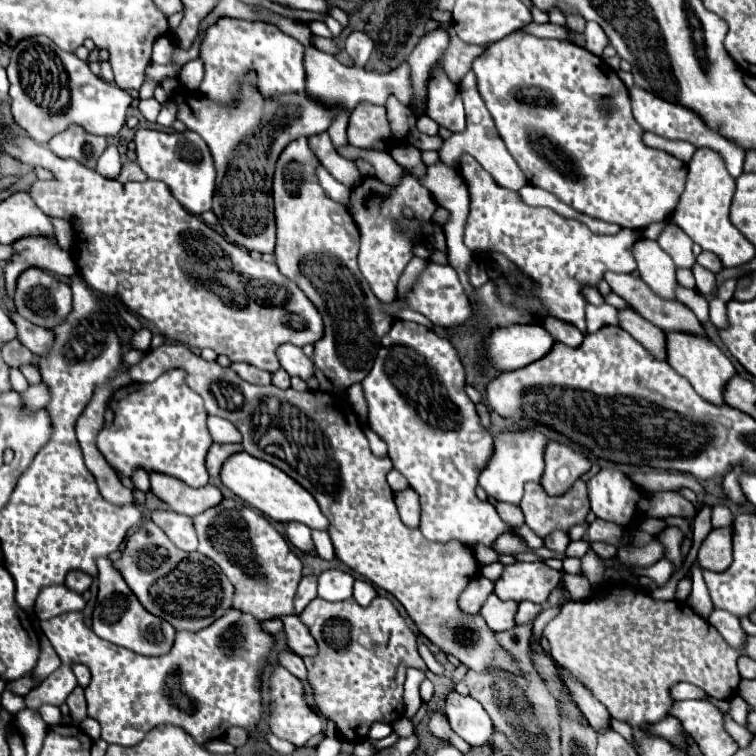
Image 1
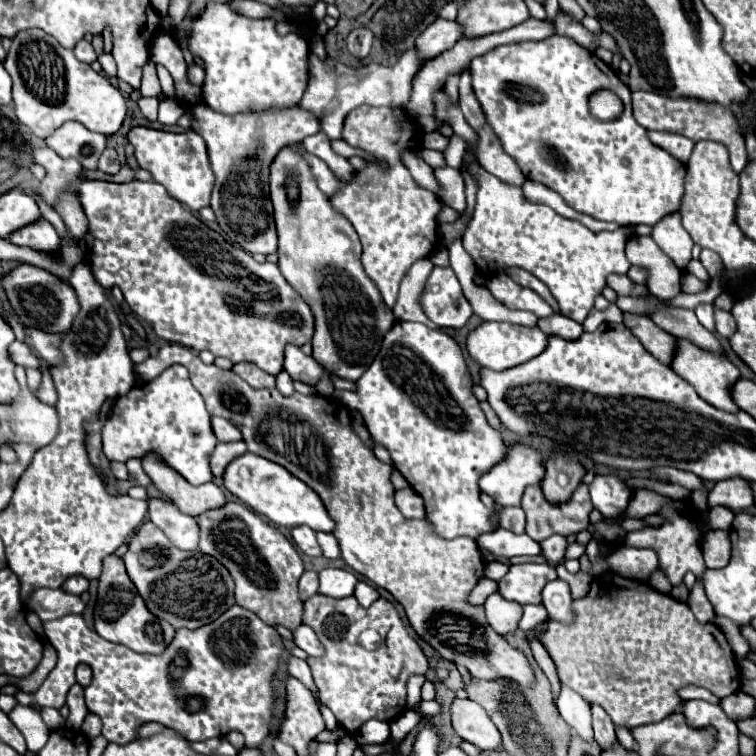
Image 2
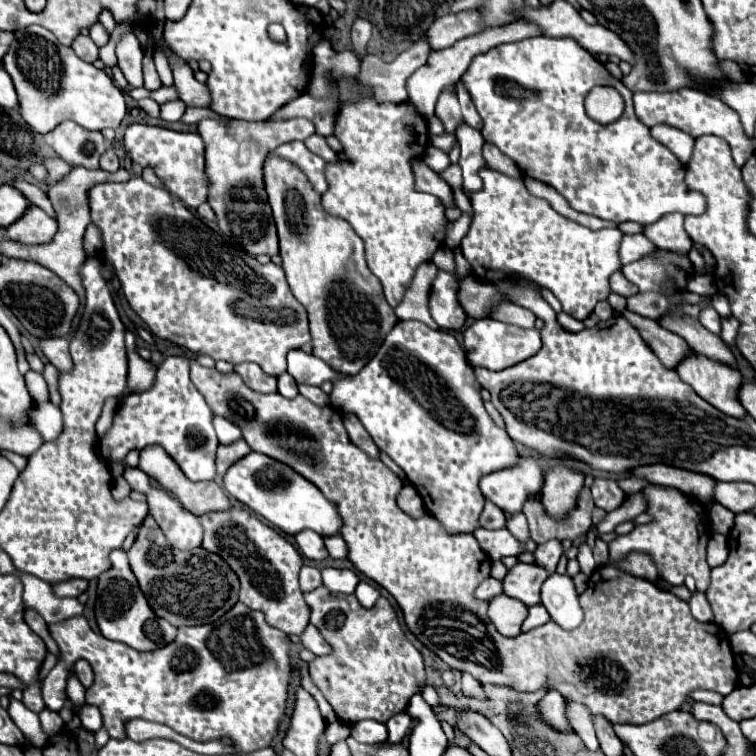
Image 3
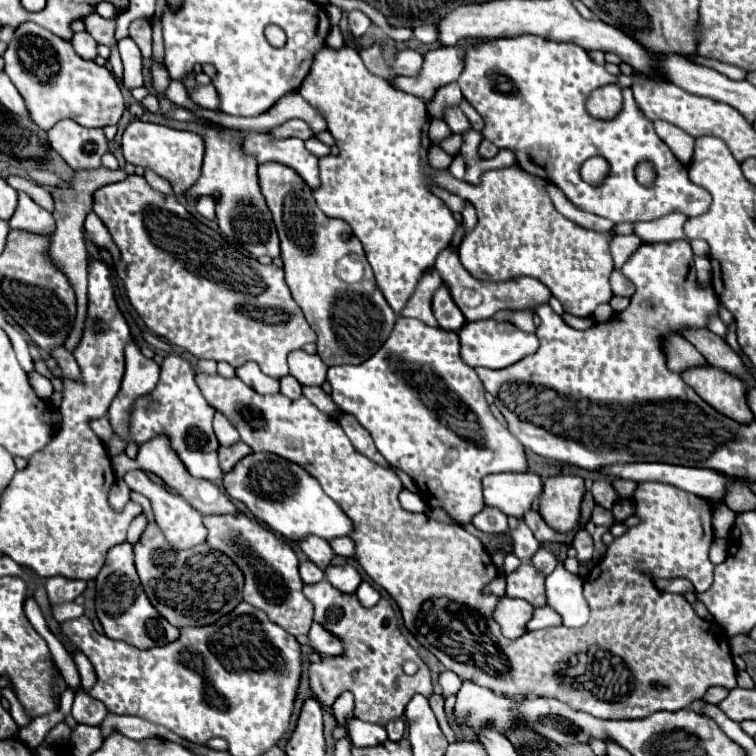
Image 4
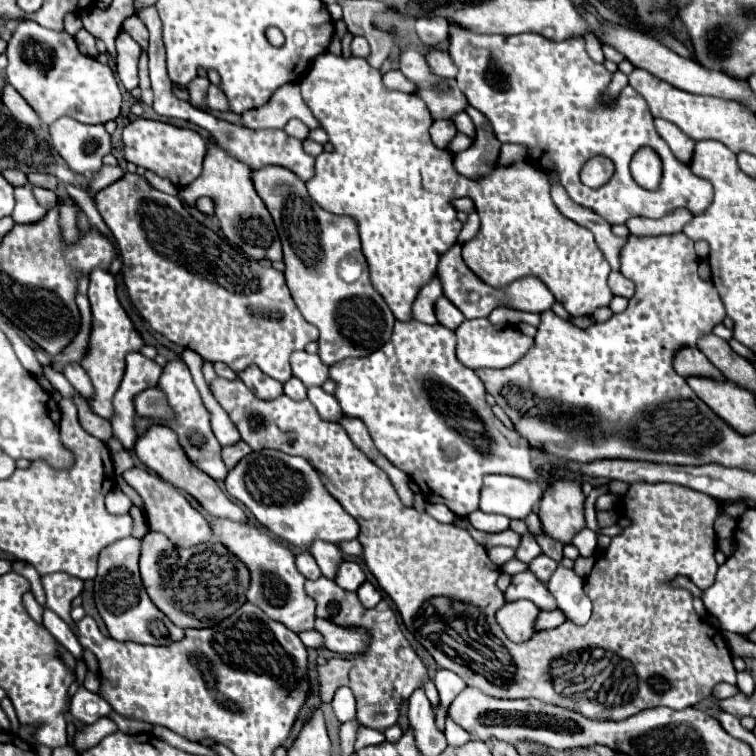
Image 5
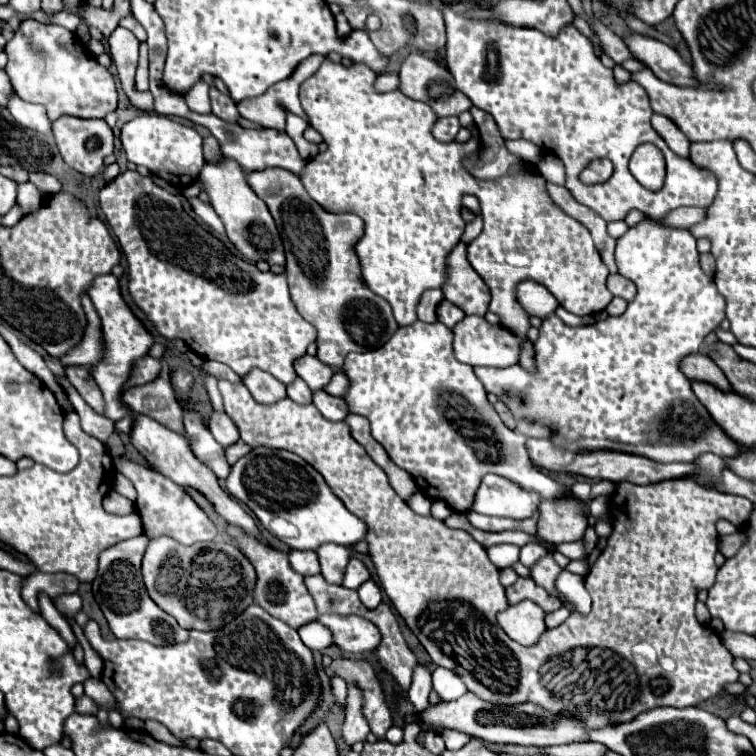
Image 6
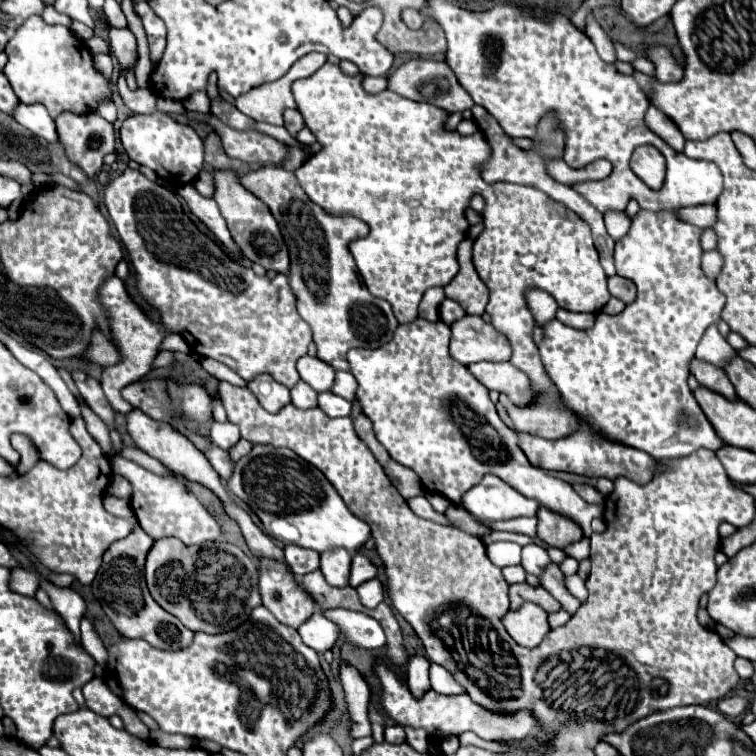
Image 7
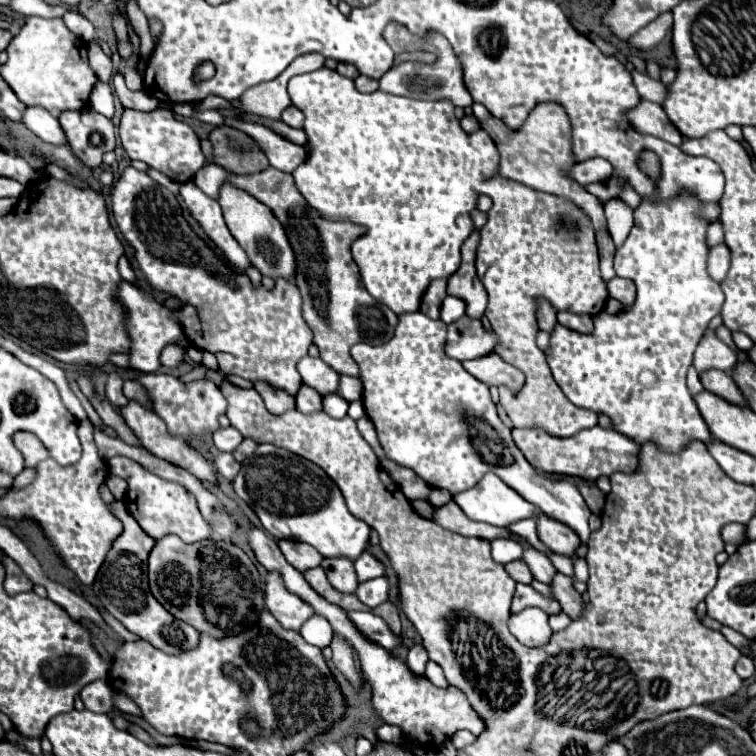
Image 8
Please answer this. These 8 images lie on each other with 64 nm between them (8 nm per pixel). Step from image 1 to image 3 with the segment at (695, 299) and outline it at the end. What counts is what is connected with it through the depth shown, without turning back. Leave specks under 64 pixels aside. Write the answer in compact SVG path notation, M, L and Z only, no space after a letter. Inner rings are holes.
M712 306L702 308L698 320L700 320L700 324L702 324L704 328L708 328L710 332L720 334L720 316L718 316L718 312L716 312Z

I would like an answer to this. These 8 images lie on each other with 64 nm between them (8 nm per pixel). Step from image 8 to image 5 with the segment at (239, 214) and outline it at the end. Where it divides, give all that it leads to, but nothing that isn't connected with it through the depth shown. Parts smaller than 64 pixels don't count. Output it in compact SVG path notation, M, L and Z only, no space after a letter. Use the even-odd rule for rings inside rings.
M212 142L208 146L202 174L188 188L180 190L180 198L184 198L186 204L190 206L194 206L194 202L202 194L214 200L220 228L232 244L242 248L254 260L262 260L262 258L268 258L272 262L282 260L282 246L280 246L280 238L274 228L272 216L266 210L262 198L256 194L254 184L252 184L252 168L236 160L232 154L228 154L218 142Z

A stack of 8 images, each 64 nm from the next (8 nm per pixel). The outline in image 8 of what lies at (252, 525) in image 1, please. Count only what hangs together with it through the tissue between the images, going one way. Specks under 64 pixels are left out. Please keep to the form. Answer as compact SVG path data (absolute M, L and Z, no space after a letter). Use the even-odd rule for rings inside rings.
M268 572L266 588L264 588L264 602L272 616L290 630L300 630L300 626L314 614L312 606L304 602L300 596L292 594L284 582L280 572Z

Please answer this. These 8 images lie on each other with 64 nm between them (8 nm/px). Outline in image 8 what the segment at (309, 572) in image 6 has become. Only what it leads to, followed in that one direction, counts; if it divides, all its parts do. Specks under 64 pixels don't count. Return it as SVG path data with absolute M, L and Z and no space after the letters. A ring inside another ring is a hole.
M280 540L280 550L286 556L286 560L298 570L298 572L306 572L310 568L320 566L322 562L322 554L316 552L312 546L308 544L300 544L294 540Z

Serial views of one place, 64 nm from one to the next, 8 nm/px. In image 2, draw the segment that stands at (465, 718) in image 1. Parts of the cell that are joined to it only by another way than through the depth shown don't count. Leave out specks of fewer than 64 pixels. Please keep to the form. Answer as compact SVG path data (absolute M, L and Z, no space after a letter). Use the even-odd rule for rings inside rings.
M454 698L450 704L450 714L452 726L462 740L474 744L480 750L500 748L502 744L500 732L496 730L496 726L492 724L492 720L488 718L486 710L480 704L468 698L466 700Z

